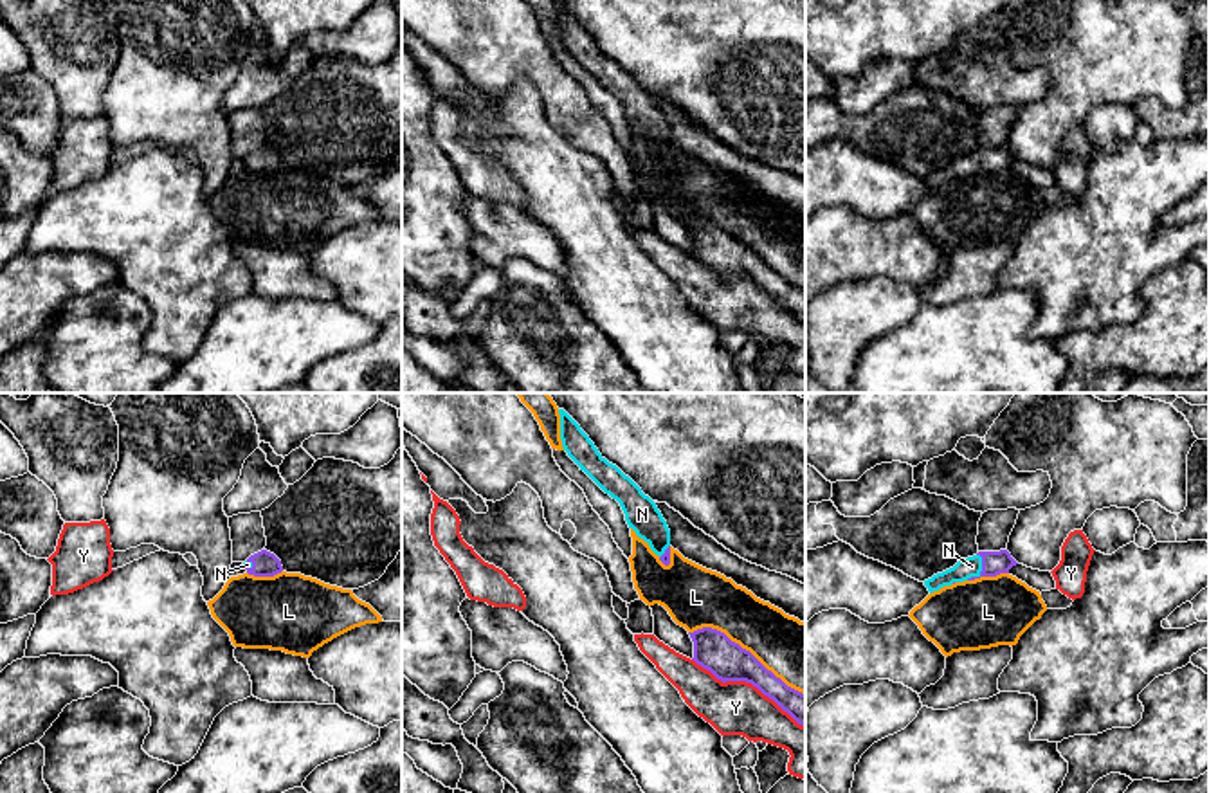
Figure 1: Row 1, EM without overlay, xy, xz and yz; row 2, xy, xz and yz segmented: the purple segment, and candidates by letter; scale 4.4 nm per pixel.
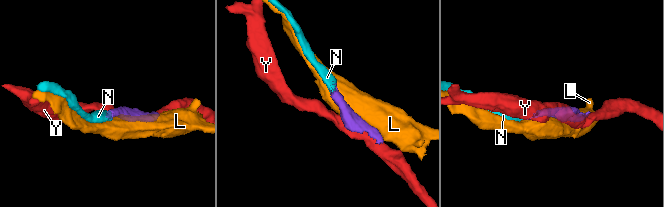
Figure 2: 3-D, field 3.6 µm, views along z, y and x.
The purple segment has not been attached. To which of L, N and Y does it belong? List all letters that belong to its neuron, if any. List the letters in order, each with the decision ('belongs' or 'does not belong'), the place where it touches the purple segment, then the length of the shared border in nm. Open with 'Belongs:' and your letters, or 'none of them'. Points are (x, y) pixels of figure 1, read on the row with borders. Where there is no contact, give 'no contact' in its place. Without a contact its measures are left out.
Belongs: N
L: does not belong; contact xz (745, 649); length 600 nm
N: belongs; contact yz (982, 570); length 130 nm
Y: does not belong; contact xz (748, 682); length 600 nm

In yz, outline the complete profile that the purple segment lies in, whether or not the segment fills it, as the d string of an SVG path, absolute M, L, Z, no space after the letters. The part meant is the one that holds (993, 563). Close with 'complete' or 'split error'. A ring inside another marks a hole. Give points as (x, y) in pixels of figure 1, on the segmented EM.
M1007 550L1000 551L978 551L973 557L959 561L953 568L933 575L924 580L930 593L939 591L944 586L955 582L975 580L980 577L996 577L1000 573L1009 573L1018 562L1011 557Z; split error

